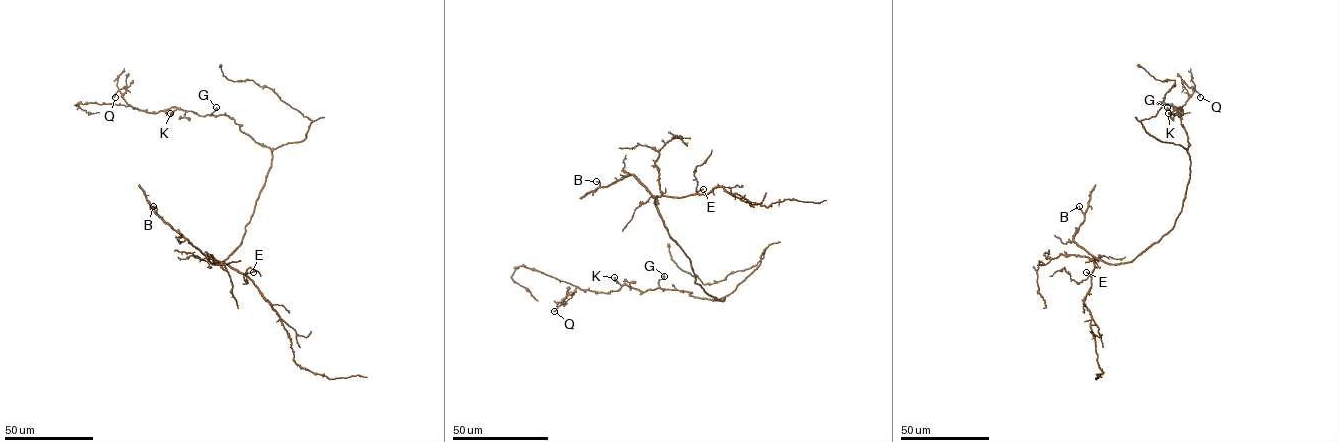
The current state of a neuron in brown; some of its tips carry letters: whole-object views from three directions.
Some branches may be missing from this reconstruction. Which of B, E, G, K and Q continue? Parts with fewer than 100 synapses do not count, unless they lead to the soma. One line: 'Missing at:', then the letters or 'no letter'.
Missing at: E

